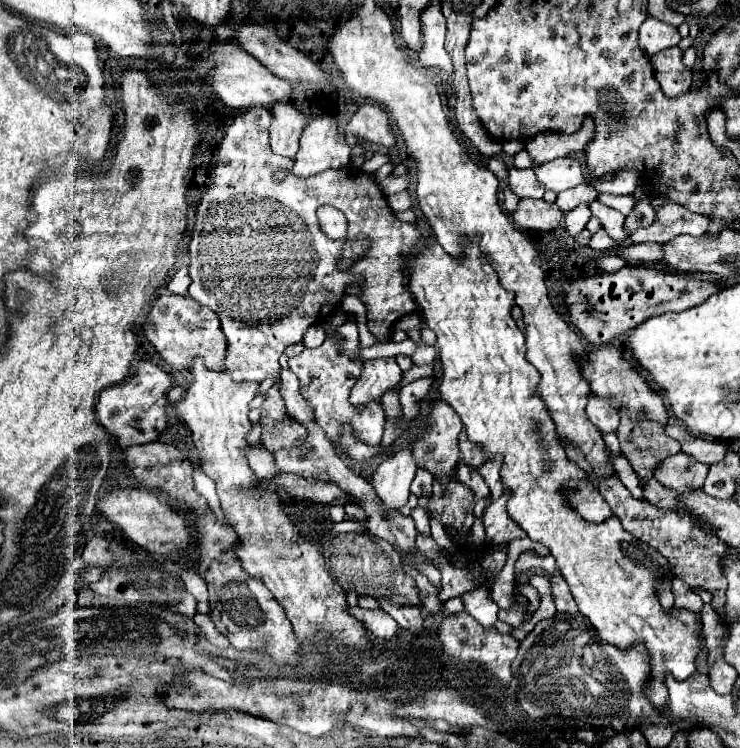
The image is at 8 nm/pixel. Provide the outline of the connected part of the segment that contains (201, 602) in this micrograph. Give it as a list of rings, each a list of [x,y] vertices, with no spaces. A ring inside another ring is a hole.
[[[182,568],[180,570],[180,578],[184,582],[184,588],[186,592],[190,592],[196,602],[198,602],[198,612],[202,614],[208,614],[210,612],[210,606],[208,606],[208,590],[206,590],[206,582],[192,570],[192,568]]]

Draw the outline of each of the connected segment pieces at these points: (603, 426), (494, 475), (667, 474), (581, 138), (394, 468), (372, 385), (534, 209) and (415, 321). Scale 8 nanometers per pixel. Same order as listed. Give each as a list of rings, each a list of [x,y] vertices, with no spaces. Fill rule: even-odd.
[[[590,394],[586,404],[586,414],[592,420],[592,424],[598,426],[600,432],[616,432],[618,428],[618,410],[610,404],[610,400],[602,400],[602,396]]]
[[[494,456],[494,460],[486,460],[482,464],[482,468],[478,470],[492,492],[492,500],[500,498],[500,494],[504,492],[504,486],[500,480],[500,464],[502,464],[502,456]]]
[[[678,452],[662,460],[662,464],[658,464],[658,472],[654,472],[654,478],[666,488],[684,492],[702,488],[706,474],[708,474],[708,464],[696,462],[684,452]]]
[[[590,116],[584,118],[584,124],[578,132],[574,134],[558,134],[558,132],[542,132],[534,138],[530,138],[525,142],[525,149],[532,162],[544,164],[552,158],[558,156],[566,156],[568,152],[584,152],[586,144],[590,144],[590,140],[594,138],[594,120]]]
[[[400,450],[390,458],[384,458],[372,476],[372,486],[386,510],[398,510],[410,496],[410,484],[418,466],[414,464],[412,450]]]
[[[376,358],[366,360],[362,366],[362,376],[352,388],[350,402],[354,406],[366,406],[370,402],[380,402],[382,394],[394,388],[402,378],[402,370],[396,358]]]
[[[524,198],[512,214],[514,222],[526,230],[552,230],[560,222],[560,208],[544,200]]]
[[[410,314],[410,316],[404,316],[402,320],[398,320],[396,322],[396,328],[400,328],[400,330],[414,330],[414,328],[418,328],[422,324],[422,318],[420,316],[416,316],[416,314]]]

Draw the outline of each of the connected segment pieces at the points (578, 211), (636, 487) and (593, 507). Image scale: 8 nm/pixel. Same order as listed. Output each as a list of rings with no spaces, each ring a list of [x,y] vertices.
[[[578,206],[578,208],[574,208],[574,210],[564,214],[564,230],[568,232],[568,236],[574,238],[584,230],[588,220],[590,220],[588,206]]]
[[[614,454],[614,468],[618,468],[618,478],[622,480],[622,484],[624,484],[630,492],[634,492],[634,494],[638,494],[638,496],[642,498],[640,478],[638,478],[638,474],[632,470],[630,462],[628,462],[622,454]]]
[[[586,502],[586,506],[582,508],[580,514],[582,514],[582,518],[586,518],[590,522],[602,522],[608,516],[612,516],[612,512],[610,512],[606,502]]]

